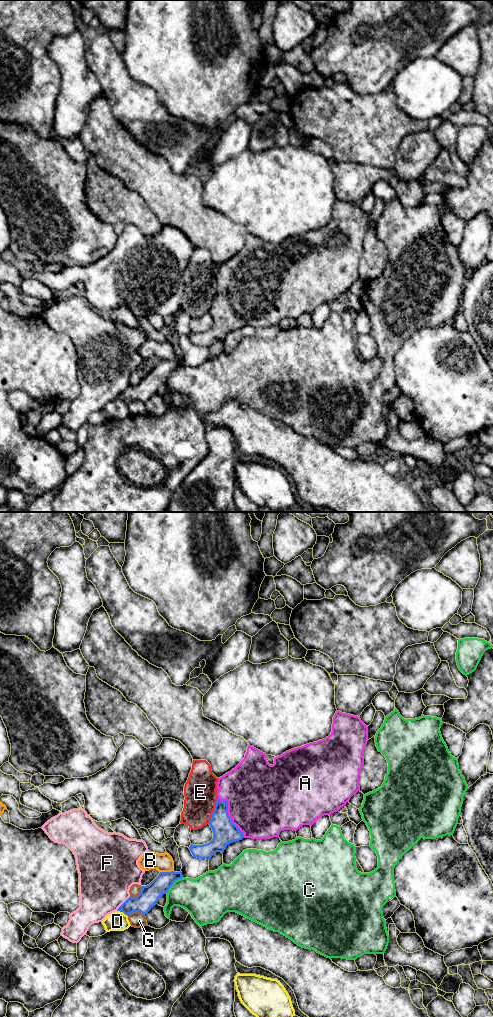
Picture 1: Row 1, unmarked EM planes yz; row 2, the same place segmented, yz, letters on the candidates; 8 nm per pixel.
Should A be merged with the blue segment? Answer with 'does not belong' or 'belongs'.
belongs

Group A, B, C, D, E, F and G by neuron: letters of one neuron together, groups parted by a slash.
A / B / C / D / E / F / G

